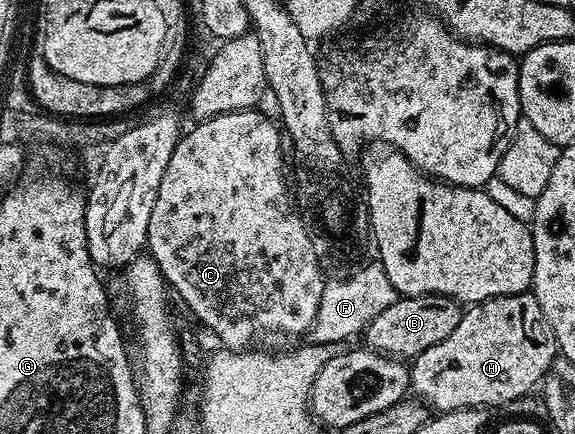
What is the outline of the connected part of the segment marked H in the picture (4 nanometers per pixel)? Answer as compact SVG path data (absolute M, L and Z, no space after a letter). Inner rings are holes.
M531 292L488 298L469 305L460 315L458 328L454 328L446 340L434 344L434 348L426 348L426 352L419 354L411 363L410 390L419 401L436 412L475 406L504 406L507 402L518 401L535 386L537 389L557 356L554 328L550 328L550 320L546 320L542 304L538 304Z

